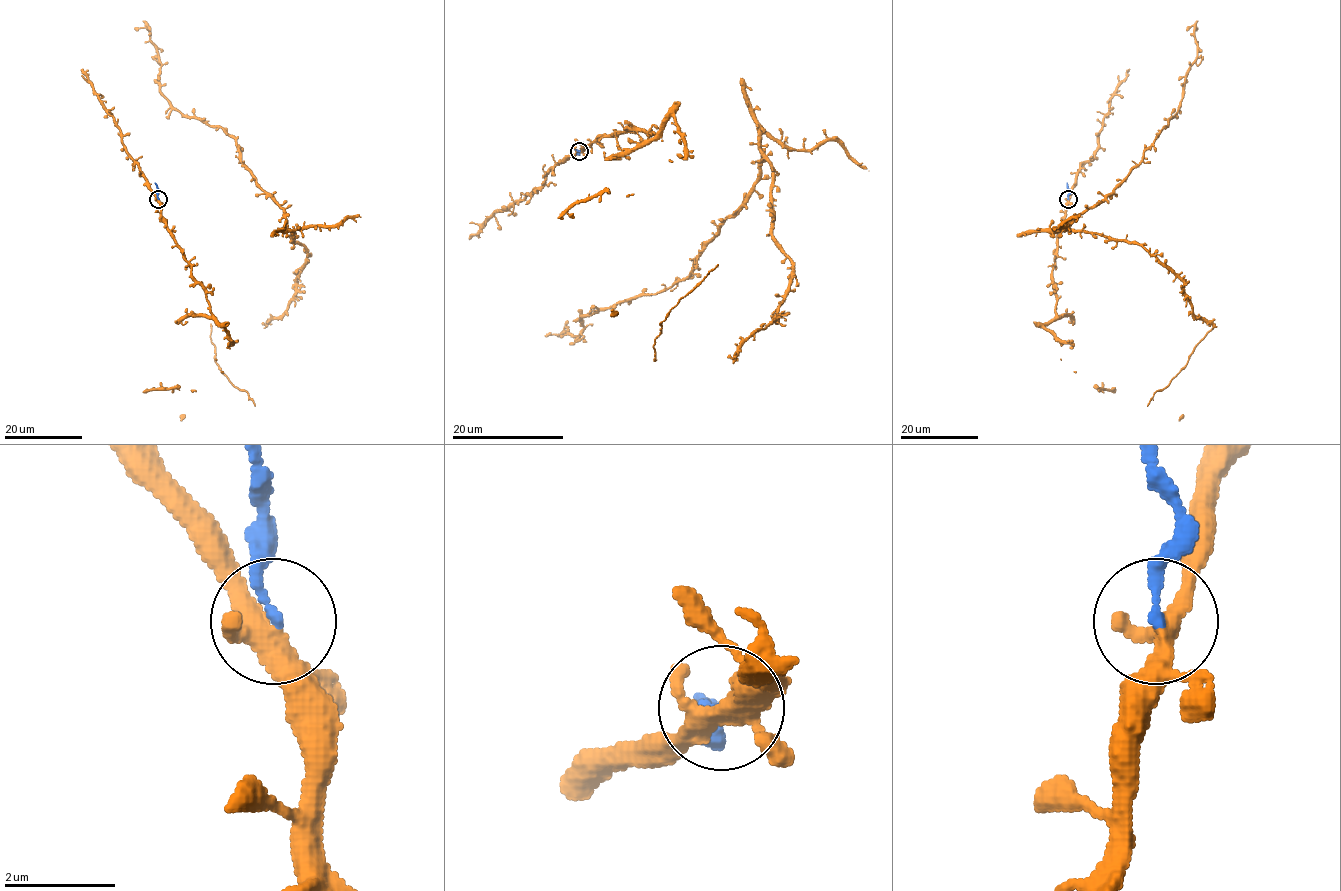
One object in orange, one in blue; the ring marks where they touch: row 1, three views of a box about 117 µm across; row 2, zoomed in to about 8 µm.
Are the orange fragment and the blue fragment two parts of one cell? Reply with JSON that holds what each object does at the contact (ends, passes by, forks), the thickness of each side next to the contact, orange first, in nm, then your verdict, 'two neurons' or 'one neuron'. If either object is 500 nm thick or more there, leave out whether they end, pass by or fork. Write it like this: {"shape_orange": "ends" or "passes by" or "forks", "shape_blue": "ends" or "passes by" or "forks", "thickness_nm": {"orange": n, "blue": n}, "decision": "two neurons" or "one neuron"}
{"shape_orange": "forks", "shape_blue": "ends", "thickness_nm": {"orange": 320, "blue": 170}, "decision": "two neurons"}

